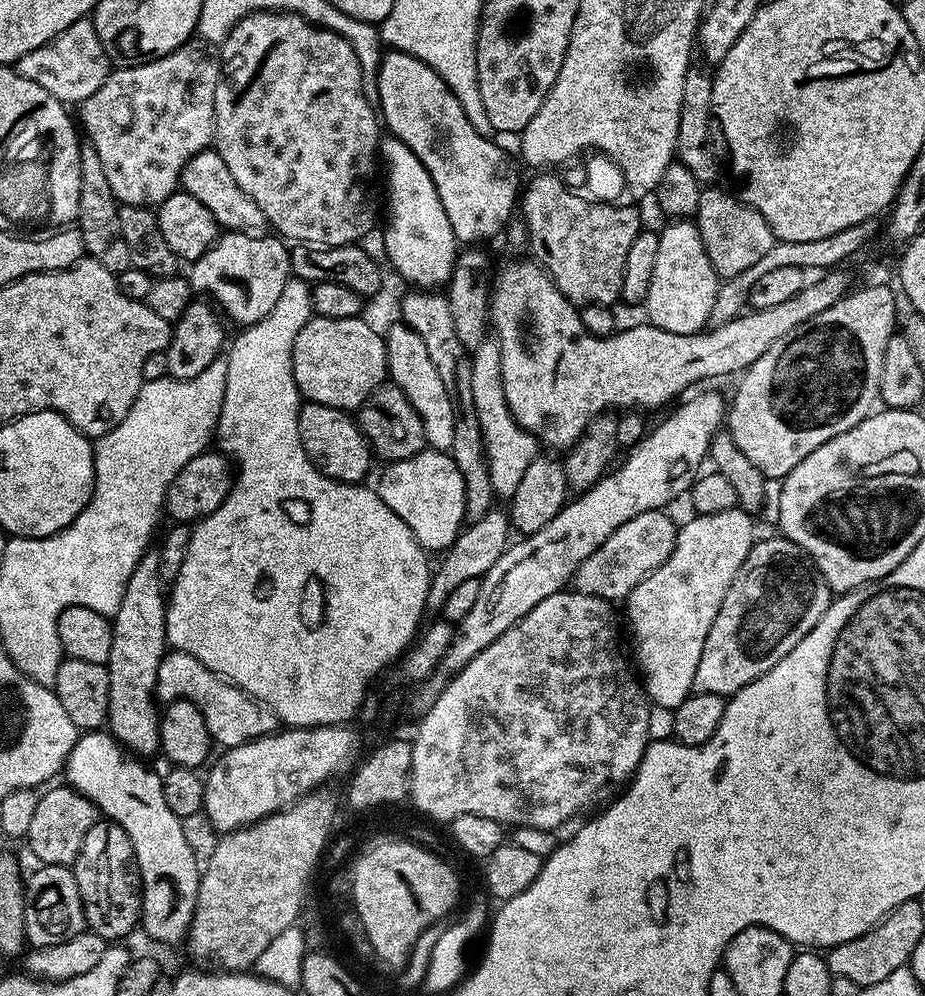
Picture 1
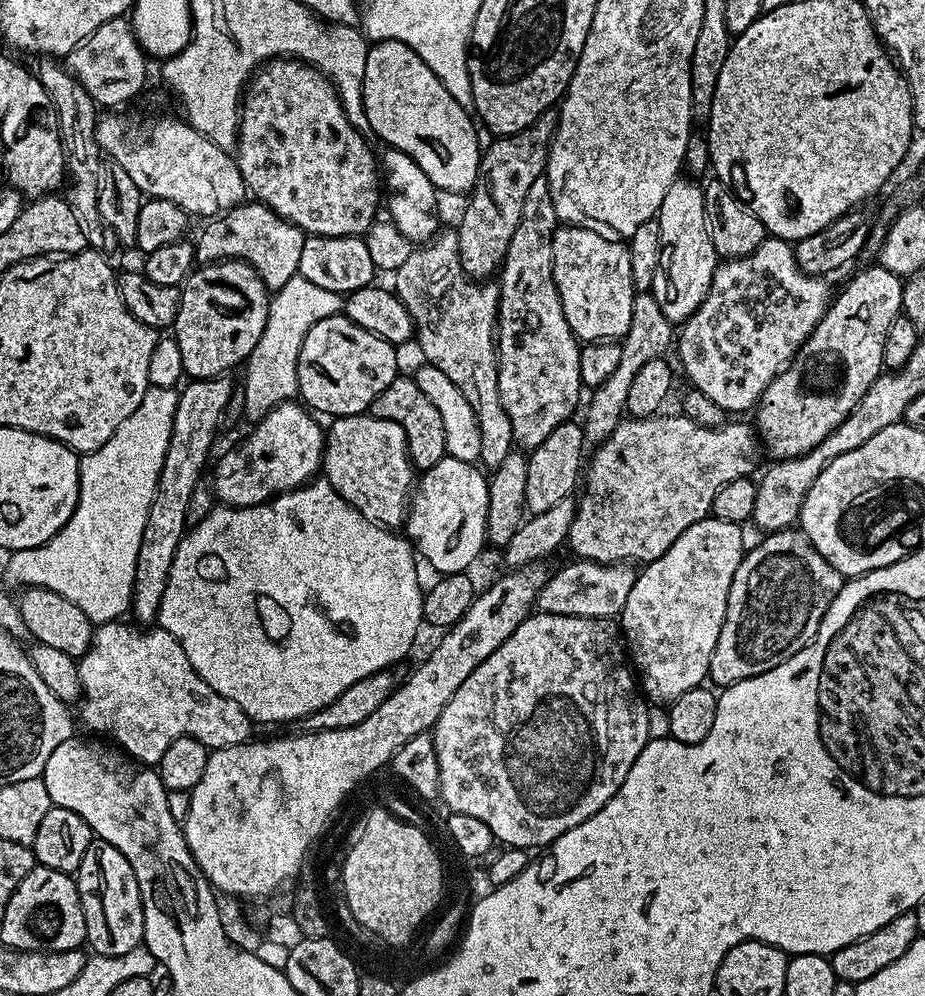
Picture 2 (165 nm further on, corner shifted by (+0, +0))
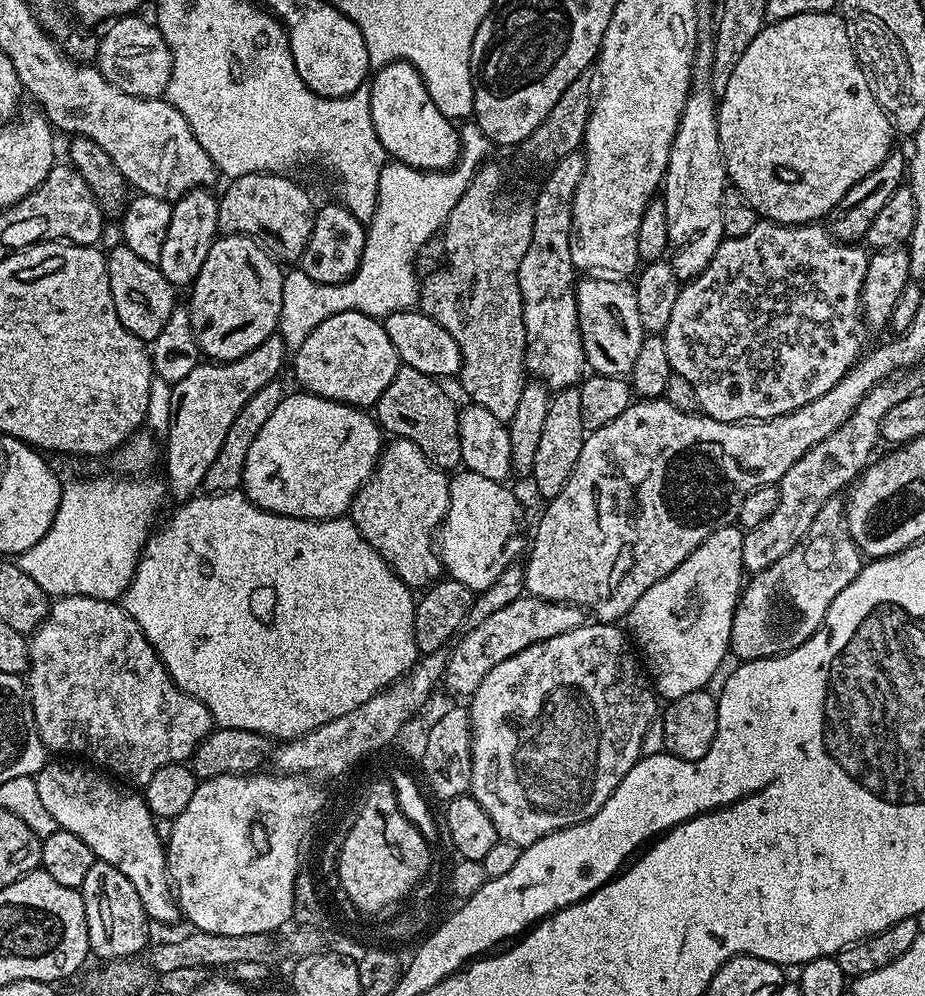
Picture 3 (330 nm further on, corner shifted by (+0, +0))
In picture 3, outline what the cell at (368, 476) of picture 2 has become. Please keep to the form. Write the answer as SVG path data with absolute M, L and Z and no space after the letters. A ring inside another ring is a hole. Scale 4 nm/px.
M392 438L383 445L380 460L372 477L358 490L358 494L352 500L350 519L354 527L362 534L362 538L378 554L384 557L392 573L404 583L407 588L423 590L436 583L442 576L440 553L434 543L434 537L444 522L444 515L448 509L448 482L449 477L445 469L435 468L414 446L414 442Z

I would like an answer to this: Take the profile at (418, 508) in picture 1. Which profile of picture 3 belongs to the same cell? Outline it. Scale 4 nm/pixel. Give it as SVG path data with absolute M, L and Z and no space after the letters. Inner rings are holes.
M467 470L457 471L448 482L448 509L438 529L440 563L451 579L462 582L474 594L493 586L504 570L521 559L526 548L524 512L508 486Z

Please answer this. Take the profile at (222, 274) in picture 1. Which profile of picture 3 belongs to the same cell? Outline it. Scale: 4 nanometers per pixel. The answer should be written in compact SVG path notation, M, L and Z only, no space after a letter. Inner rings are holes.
M255 172L245 176L237 176L224 193L219 193L218 199L218 229L226 236L249 236L264 247L269 255L277 261L299 261L306 250L306 242L310 242L310 234L314 230L314 218L317 205L312 204L312 196L300 184L295 184L288 174L273 174L271 172Z

